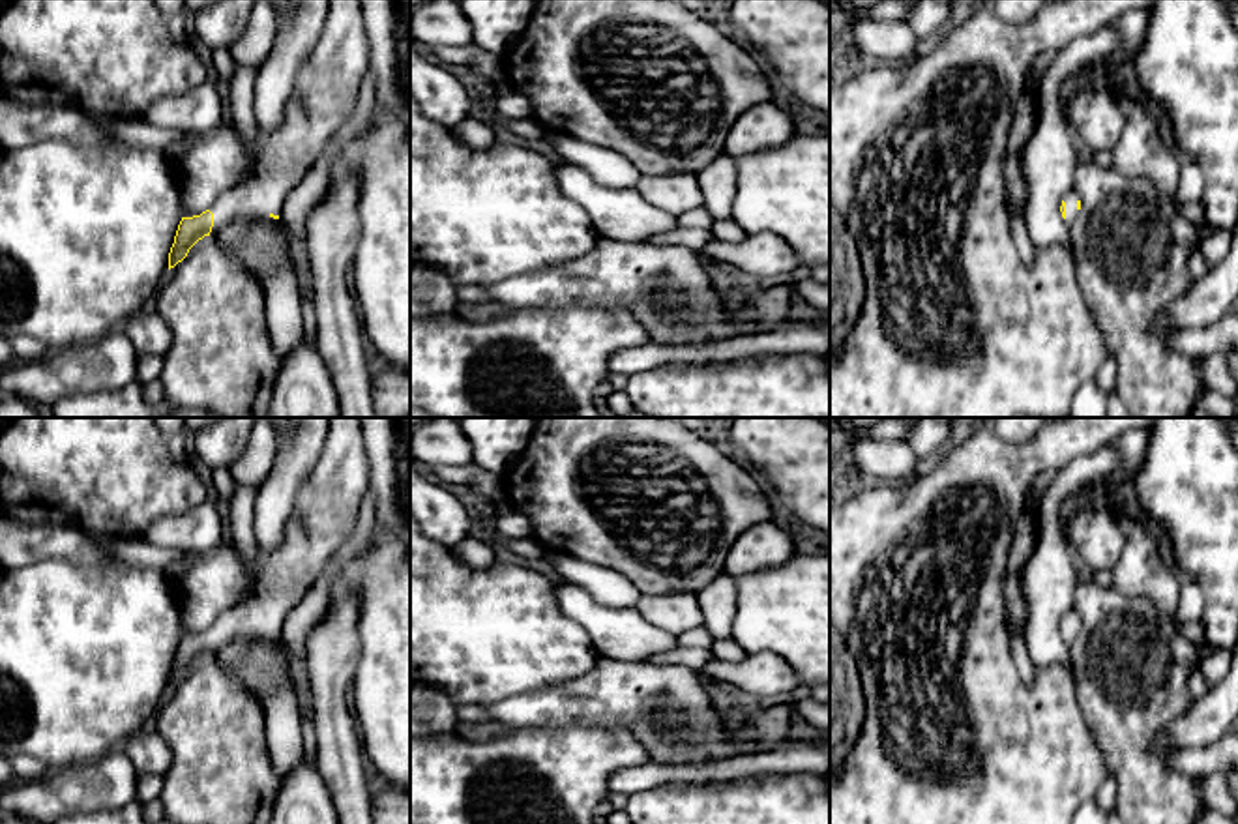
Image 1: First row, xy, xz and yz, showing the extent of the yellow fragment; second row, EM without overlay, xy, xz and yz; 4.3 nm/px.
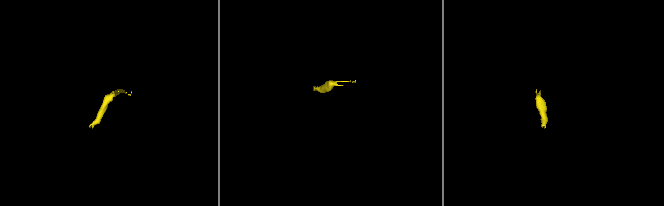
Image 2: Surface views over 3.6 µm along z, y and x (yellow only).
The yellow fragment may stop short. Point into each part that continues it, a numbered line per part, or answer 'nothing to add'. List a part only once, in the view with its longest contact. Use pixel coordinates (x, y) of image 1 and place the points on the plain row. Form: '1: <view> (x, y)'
1: yz (1072, 617)

